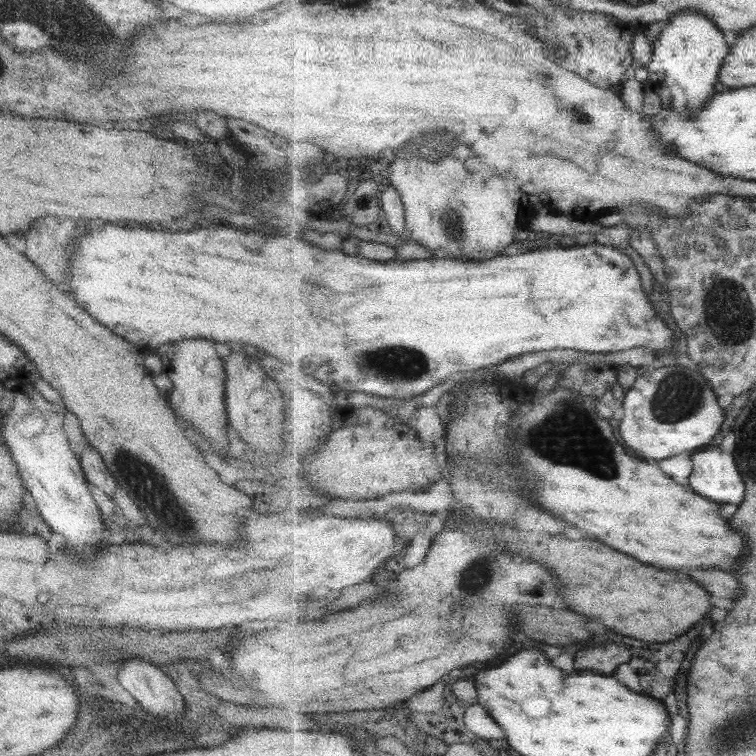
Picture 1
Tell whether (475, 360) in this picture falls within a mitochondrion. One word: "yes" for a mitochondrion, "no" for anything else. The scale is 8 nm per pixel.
no

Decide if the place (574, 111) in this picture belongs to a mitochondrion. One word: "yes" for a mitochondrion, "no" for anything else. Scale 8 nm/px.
yes

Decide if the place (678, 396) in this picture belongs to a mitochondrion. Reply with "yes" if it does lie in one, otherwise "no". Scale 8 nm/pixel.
yes

